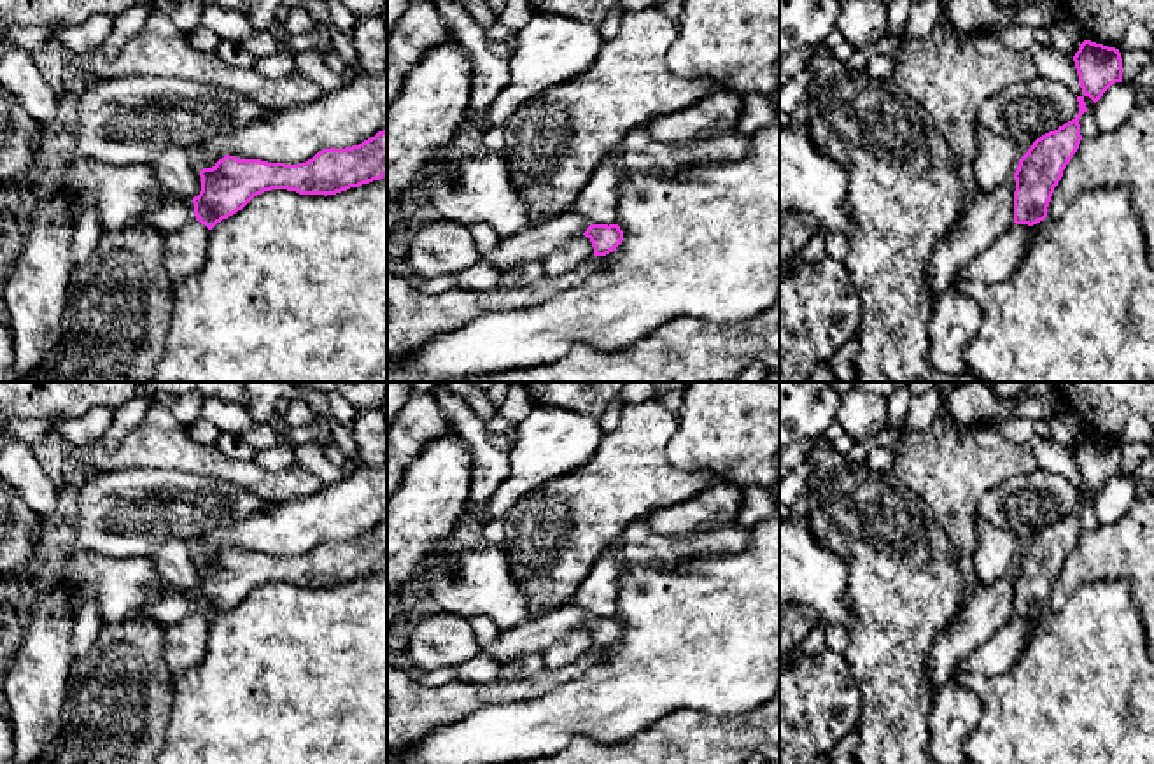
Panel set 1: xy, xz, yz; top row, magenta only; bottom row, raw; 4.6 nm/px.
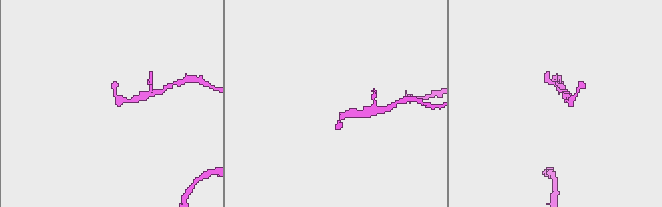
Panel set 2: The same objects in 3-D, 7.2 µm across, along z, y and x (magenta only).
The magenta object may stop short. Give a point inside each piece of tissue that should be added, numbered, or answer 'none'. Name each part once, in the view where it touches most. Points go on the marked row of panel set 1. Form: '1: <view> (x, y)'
1: xy (174, 211)

